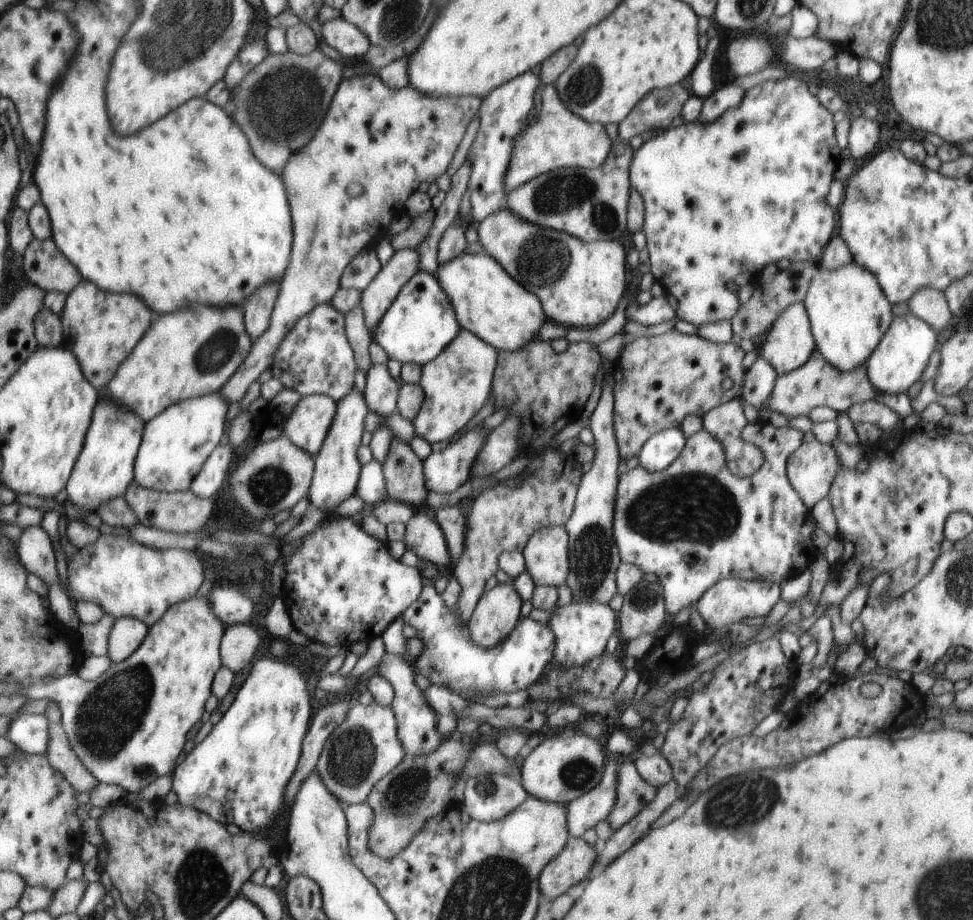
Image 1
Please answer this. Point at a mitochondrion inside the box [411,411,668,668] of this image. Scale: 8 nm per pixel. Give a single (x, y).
(592, 554)

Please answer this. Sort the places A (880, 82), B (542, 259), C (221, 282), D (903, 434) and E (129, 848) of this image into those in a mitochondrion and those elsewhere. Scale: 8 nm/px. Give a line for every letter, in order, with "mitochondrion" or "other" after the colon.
A: other
B: mitochondrion
C: other
D: other
E: other

